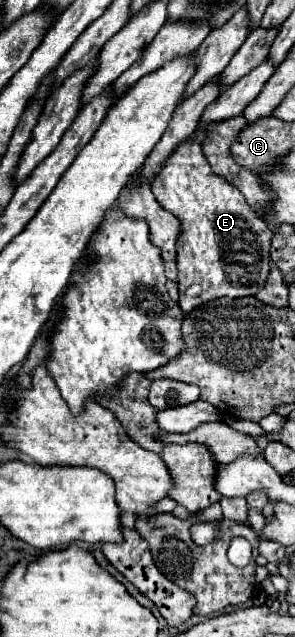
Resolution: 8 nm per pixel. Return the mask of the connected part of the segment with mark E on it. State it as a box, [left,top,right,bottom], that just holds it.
[151,140,273,314]

